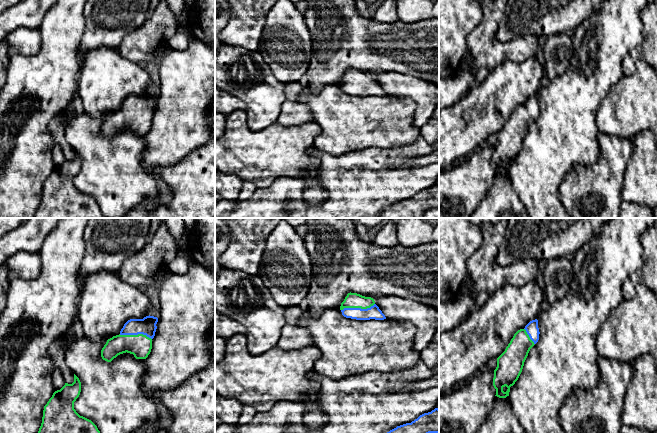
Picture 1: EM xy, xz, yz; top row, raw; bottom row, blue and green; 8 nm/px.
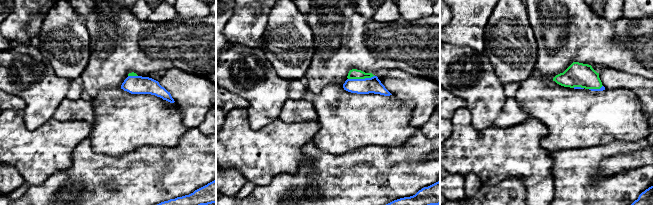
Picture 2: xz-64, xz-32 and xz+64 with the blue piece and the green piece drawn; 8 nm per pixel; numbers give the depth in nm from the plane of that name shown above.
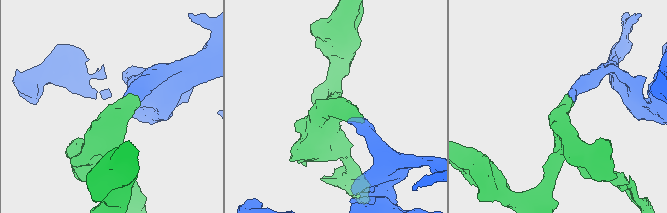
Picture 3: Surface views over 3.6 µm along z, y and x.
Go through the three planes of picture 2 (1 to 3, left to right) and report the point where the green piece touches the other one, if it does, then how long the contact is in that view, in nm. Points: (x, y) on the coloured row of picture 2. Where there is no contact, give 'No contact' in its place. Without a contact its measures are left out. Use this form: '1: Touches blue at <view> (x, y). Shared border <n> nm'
1: Touches blue at xz-64 (133, 76). Shared border 80 nm
2: Touches blue at xz-32 (361, 79). Shared border 220 nm
3: Touches blue at xz+64 (595, 89). Shared border 120 nm

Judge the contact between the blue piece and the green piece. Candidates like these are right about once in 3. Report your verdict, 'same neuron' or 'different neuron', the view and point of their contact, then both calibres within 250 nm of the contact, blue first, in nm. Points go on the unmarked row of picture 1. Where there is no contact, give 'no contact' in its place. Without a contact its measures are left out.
same neuron | xz (357, 84) | 100/130 nm

